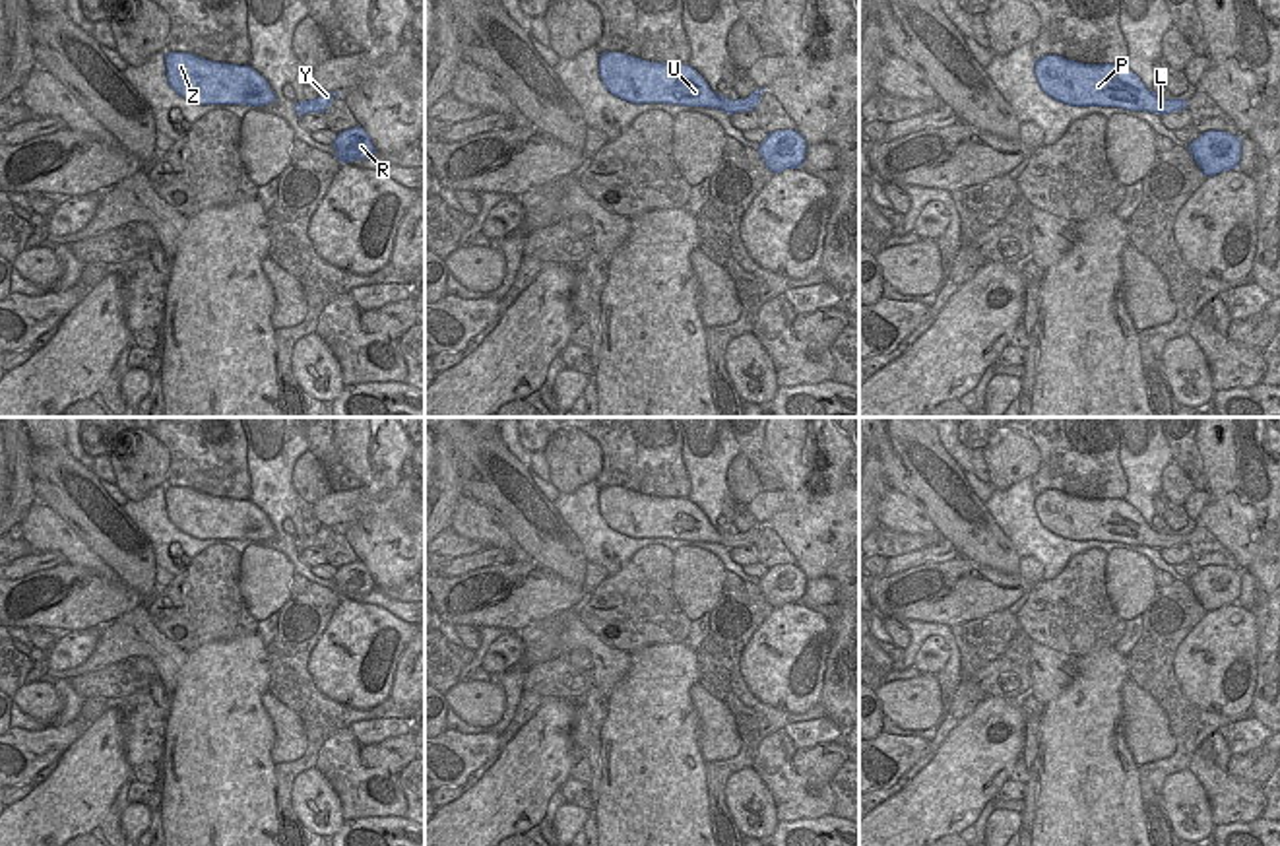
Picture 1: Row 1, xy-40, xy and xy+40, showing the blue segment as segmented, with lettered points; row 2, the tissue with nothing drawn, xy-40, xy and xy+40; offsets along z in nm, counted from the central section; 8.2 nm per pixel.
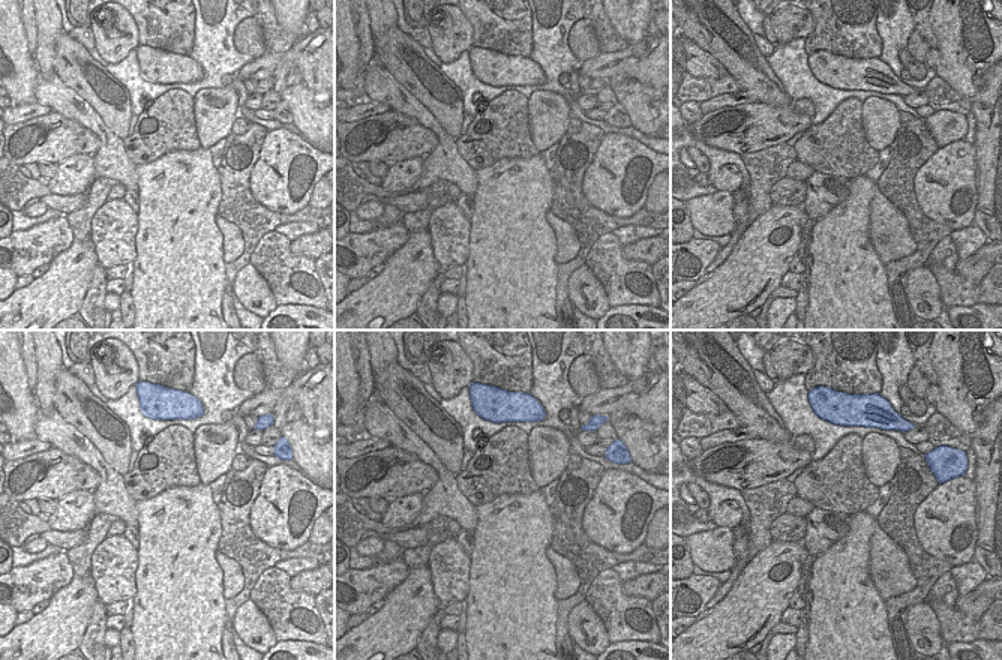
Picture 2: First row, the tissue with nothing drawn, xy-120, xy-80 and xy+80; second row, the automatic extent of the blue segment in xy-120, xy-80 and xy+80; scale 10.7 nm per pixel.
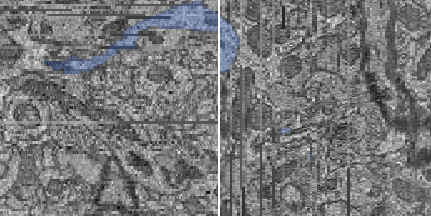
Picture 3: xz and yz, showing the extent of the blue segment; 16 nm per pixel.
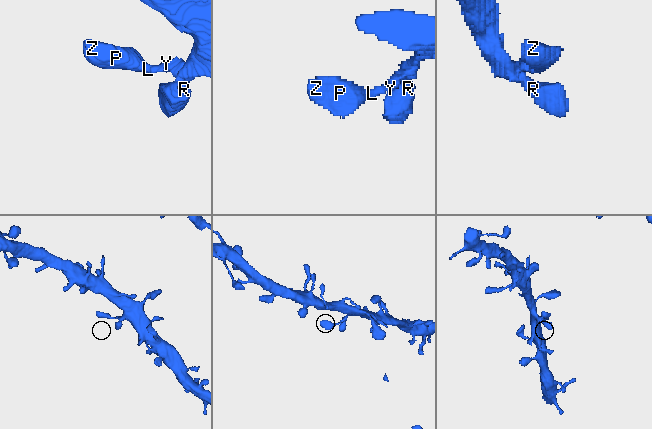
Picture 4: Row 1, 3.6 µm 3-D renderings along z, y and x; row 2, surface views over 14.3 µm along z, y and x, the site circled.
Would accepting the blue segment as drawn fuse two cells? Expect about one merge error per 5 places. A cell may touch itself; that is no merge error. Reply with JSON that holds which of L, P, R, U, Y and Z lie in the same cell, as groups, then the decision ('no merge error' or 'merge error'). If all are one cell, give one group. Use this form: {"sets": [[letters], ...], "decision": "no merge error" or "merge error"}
{"sets": [["L", "P", "R", "U", "Y", "Z"]], "decision": "no merge error"}

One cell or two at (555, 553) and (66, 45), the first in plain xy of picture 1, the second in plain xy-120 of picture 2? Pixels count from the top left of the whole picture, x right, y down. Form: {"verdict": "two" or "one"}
{"verdict": "one"}

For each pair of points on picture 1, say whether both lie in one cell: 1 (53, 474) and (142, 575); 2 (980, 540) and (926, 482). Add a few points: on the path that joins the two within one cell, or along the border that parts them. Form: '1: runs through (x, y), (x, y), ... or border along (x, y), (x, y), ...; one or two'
1: runs through (78, 499), (94, 515), (97, 528), (119, 550); one
2: runs through (968, 528), (941, 497); one

